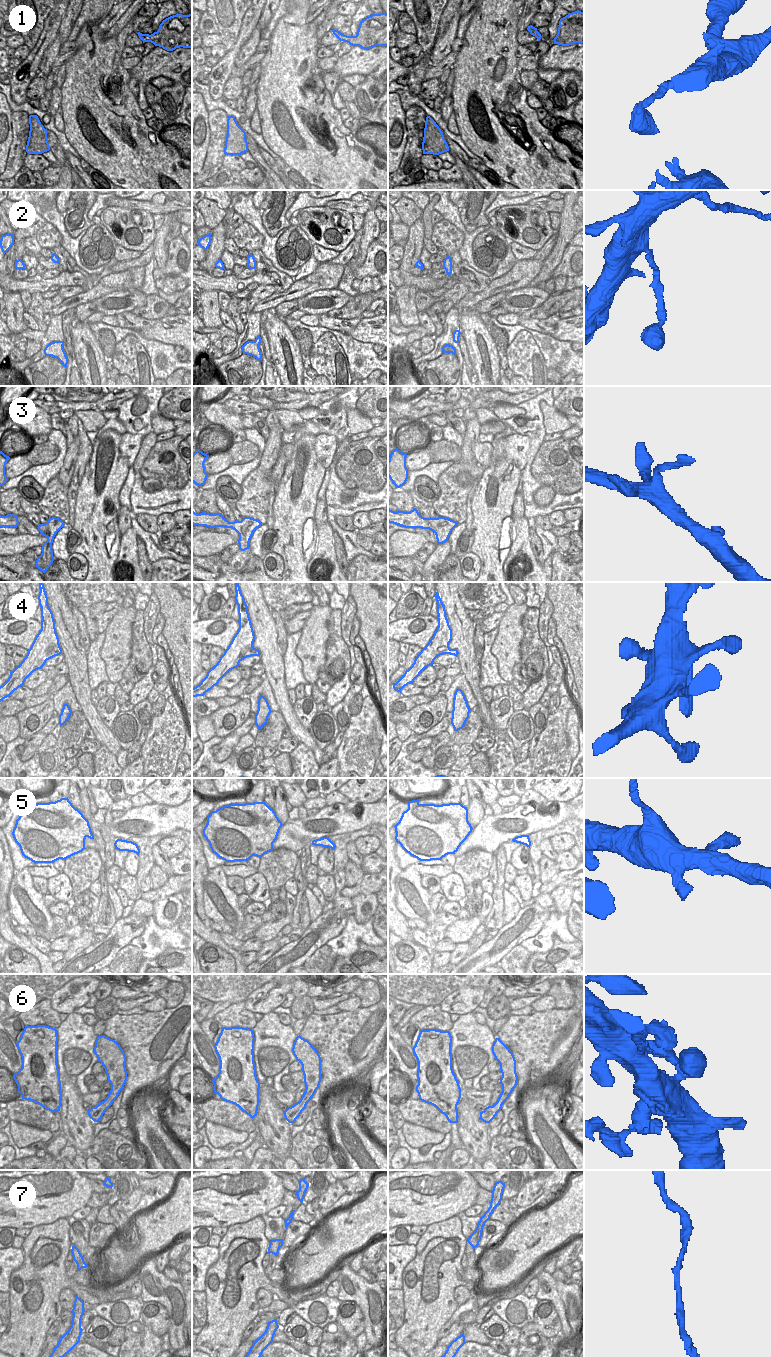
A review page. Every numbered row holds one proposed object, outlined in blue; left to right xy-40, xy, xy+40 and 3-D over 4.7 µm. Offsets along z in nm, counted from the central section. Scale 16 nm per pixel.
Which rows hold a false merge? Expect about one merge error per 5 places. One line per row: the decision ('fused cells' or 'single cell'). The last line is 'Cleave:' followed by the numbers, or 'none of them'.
1: single cell
2: single cell
3: single cell
4: single cell
5: single cell
6: single cell
7: single cell
Cleave: none of them

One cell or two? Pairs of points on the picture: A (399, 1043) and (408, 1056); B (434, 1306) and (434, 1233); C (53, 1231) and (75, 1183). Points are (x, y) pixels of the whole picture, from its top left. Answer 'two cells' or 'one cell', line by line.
A: one cell
B: one cell
C: two cells

